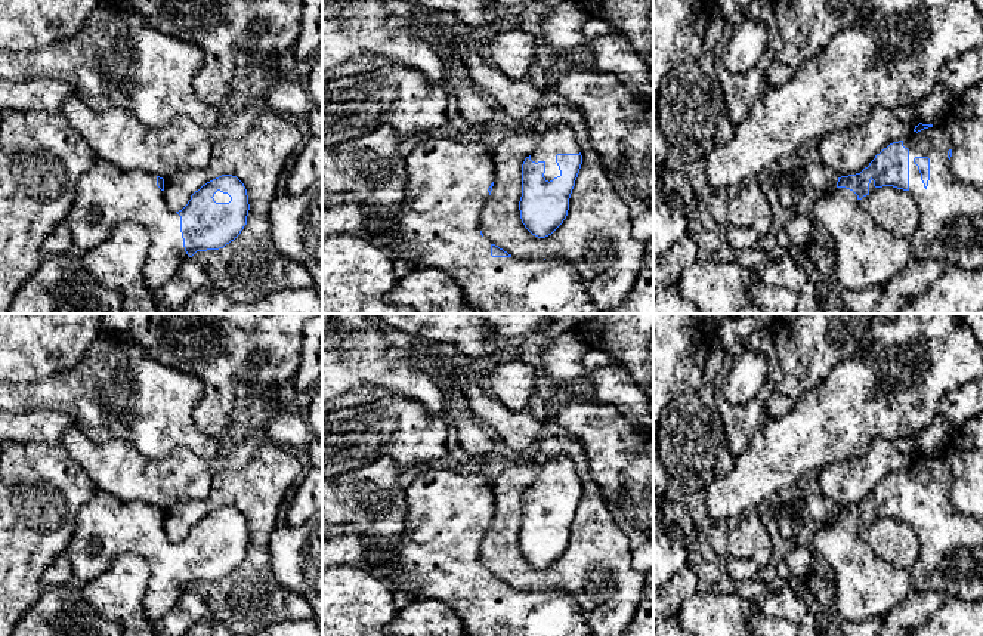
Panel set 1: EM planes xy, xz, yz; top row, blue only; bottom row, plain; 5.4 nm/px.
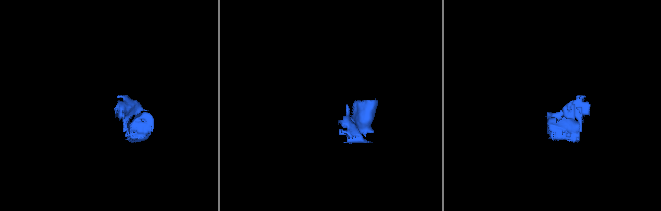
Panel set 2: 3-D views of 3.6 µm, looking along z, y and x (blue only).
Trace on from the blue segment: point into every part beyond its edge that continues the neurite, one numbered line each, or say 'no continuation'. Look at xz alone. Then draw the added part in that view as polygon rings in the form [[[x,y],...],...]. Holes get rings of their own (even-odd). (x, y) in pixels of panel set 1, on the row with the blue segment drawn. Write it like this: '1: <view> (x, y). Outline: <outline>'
1: xz (559, 139). Outline: [[[559,121],[551,129],[541,133],[540,142],[531,154],[531,160],[535,163],[545,163],[544,177],[550,182],[560,176],[556,155],[579,152],[581,149],[578,146],[574,129],[569,124]]]

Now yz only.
1: yz (951, 213). Outline: [[[933,124],[921,132],[912,132],[903,139],[909,149],[909,192],[919,207],[919,225],[911,235],[896,237],[880,226],[860,206],[857,195],[846,188],[834,188],[819,194],[810,216],[822,225],[834,240],[835,281],[847,290],[863,290],[885,285],[911,262],[940,260],[959,269],[983,268],[983,188],[958,180],[949,169],[948,151],[953,148],[952,138],[943,124]],[[915,157],[930,158],[930,180],[925,188]]]

